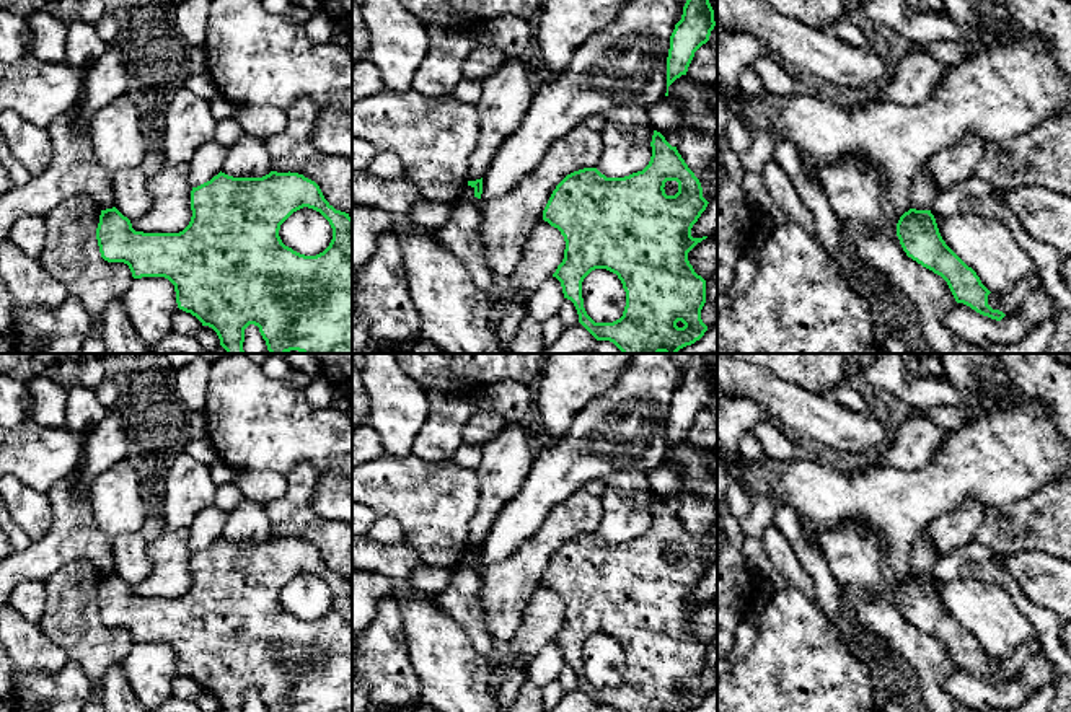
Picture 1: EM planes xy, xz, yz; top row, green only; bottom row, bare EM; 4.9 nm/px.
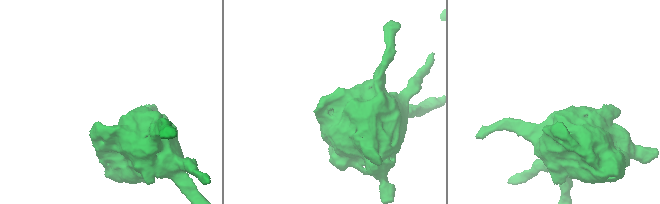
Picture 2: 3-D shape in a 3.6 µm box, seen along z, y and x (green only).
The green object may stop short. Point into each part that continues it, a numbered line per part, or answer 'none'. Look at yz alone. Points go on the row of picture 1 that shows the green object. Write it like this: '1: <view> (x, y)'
none

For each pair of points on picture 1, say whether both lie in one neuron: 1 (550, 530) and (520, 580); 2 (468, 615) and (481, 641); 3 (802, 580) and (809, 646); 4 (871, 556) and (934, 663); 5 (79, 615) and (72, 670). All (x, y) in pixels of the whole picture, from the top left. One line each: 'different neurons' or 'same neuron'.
1: same neuron
2: same neuron
3: different neurons
4: same neuron
5: different neurons

